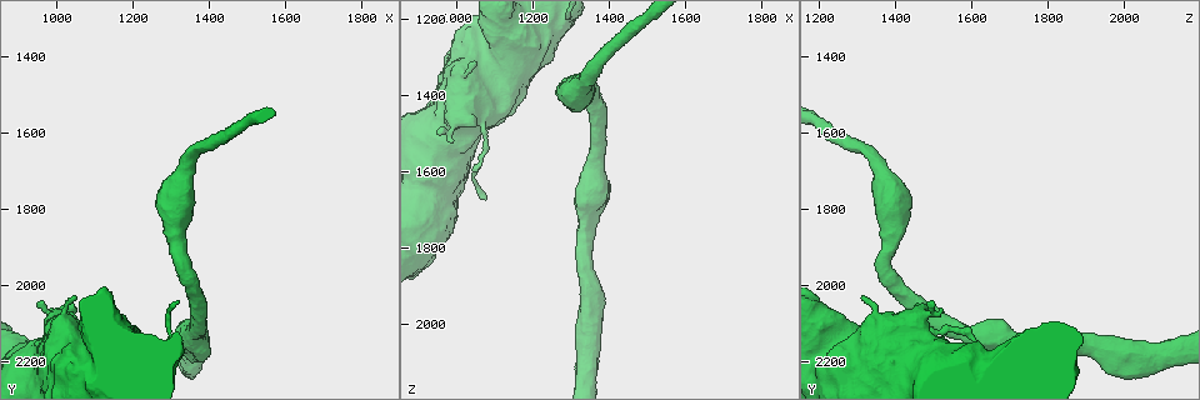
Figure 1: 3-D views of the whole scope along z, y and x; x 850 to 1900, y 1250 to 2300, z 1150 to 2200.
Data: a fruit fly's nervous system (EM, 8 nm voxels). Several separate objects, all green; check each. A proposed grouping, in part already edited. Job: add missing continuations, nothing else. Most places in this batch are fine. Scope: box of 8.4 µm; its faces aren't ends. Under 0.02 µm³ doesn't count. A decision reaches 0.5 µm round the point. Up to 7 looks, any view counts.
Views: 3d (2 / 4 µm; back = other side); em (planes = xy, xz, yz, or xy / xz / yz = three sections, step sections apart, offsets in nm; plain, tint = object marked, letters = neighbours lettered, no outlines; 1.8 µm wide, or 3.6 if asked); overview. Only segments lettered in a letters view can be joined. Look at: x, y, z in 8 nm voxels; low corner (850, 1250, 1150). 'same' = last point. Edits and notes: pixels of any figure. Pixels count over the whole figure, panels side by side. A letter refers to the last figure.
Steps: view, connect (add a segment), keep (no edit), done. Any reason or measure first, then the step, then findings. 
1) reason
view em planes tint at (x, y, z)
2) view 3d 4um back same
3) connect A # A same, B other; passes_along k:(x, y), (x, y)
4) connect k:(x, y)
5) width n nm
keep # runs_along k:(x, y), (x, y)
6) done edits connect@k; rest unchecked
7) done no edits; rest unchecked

branch stops here
view em xz step 16 tint at (1055, 2040, 1320)

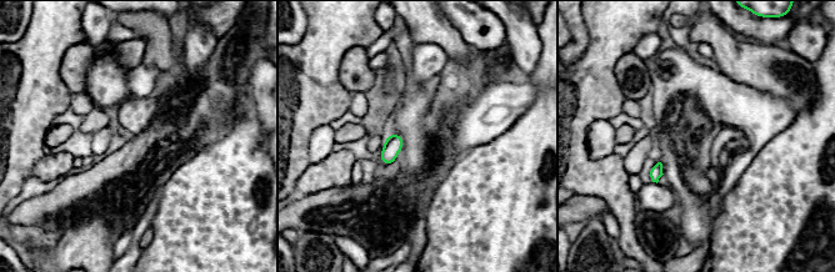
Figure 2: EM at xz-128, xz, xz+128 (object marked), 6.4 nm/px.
another direction
view em planes letters same

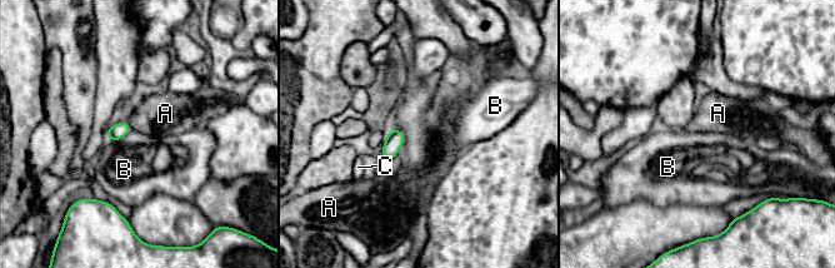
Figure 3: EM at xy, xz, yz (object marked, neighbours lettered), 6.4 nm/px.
keep # A other, B other, C other; border 3:(389, 128), (404, 133), (395, 160); none of them fits

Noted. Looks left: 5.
an open end
view em 3.6um xz step 8 letters at (1345, 2200, 1710)

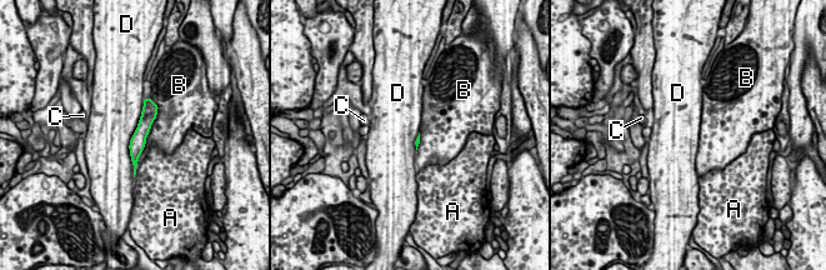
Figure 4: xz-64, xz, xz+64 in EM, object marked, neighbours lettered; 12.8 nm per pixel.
keep # A other, B other, C other, D other; border 4:(144, 98), (129, 144), (133, 176); no lettered segment goes on from it

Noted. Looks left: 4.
done no edits; rest unchecked

